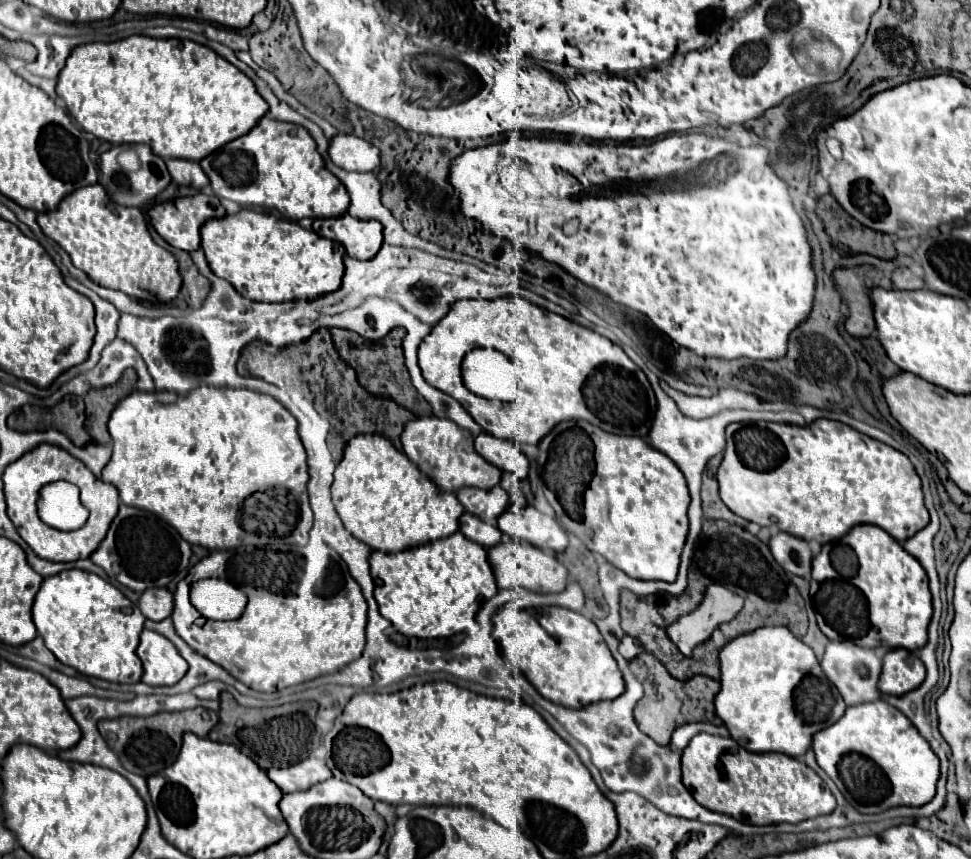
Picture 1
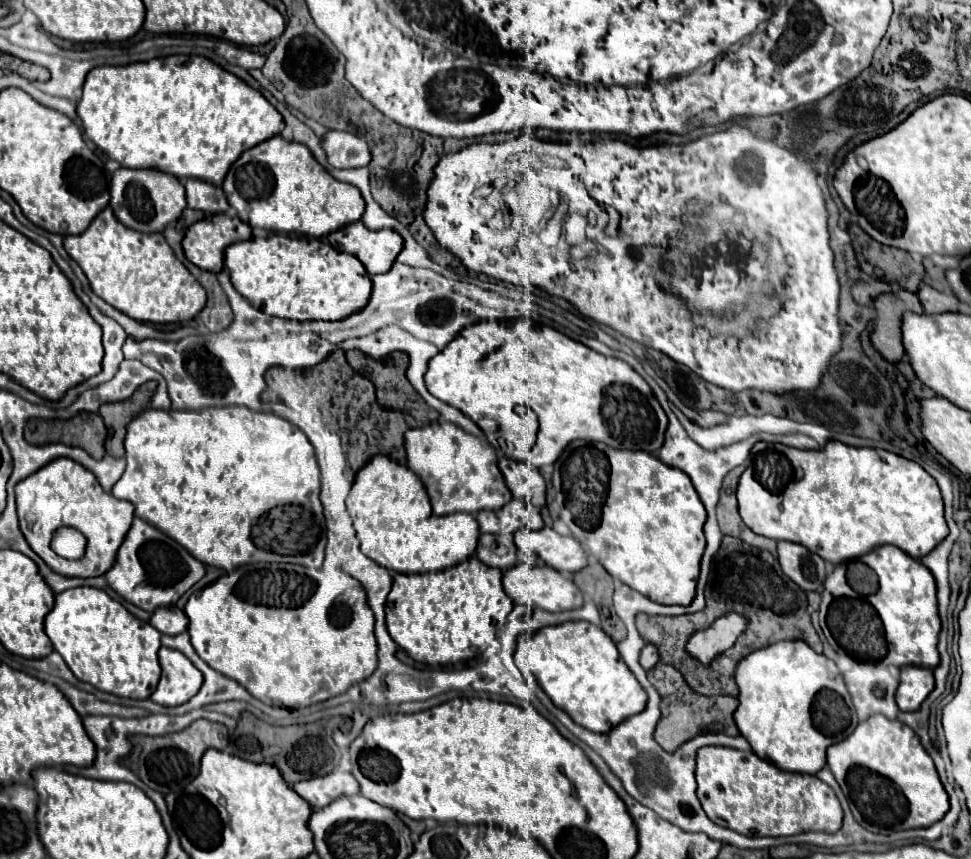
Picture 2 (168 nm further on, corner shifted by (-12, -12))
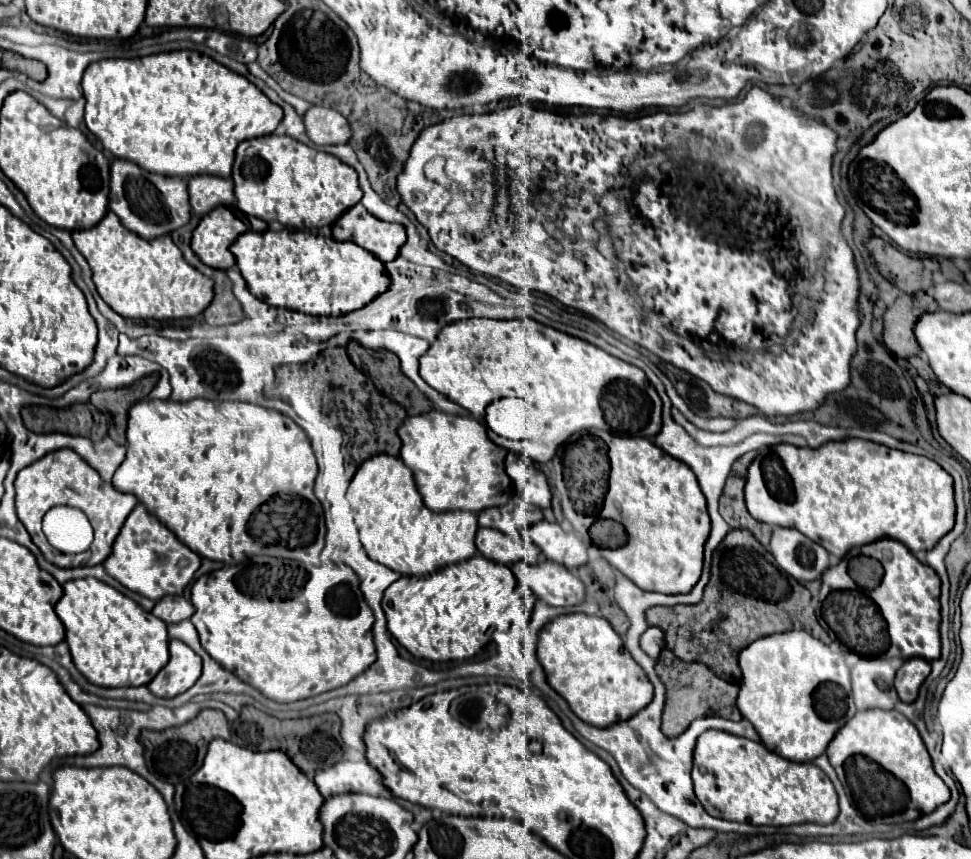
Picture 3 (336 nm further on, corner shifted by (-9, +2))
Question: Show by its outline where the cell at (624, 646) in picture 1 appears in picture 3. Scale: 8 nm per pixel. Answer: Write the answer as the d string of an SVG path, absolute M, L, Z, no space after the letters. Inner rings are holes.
M650 626L650 628L642 634L642 638L640 638L640 646L642 646L642 650L644 650L648 656L652 656L652 658L656 660L658 654L660 654L660 650L664 648L664 634L662 634L662 630Z

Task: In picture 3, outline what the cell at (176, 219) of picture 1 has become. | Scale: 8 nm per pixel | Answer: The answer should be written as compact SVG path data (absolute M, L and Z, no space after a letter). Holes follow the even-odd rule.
M220 206L212 210L208 216L204 216L194 230L192 236L192 250L196 256L210 268L216 270L228 270L236 264L234 254L230 252L232 242L250 230L260 232L266 230L266 224L256 218L246 218L248 222L240 220L236 210Z

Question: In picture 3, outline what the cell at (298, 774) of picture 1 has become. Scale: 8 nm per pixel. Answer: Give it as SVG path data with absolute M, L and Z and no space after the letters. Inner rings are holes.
M343 741L342 762L330 766L328 770L316 774L314 782L324 798L330 798L334 794L344 794L348 788L352 792L372 794L372 796L386 796L390 798L390 790L386 790L380 782L380 772L366 760L348 760L346 758L346 744Z

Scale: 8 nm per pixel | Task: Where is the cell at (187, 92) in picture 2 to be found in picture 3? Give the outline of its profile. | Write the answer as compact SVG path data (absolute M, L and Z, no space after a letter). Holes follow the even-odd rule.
M176 50L132 60L100 60L86 68L82 88L86 96L84 122L108 152L148 172L180 178L200 174L230 178L238 144L272 134L282 120L280 106L270 102L250 80L196 50Z

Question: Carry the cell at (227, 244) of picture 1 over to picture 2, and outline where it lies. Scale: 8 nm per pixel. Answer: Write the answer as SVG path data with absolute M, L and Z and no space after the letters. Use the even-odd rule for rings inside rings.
M269 234L267 238L235 242L225 250L225 268L237 292L245 296L253 308L287 320L343 320L361 310L371 294L371 278L365 266L355 256L337 252L329 244L315 238L305 240L287 234Z

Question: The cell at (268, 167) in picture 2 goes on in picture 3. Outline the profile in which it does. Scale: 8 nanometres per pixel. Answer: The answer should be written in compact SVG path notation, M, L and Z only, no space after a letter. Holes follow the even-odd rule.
M260 136L246 140L236 150L232 168L236 204L242 212L264 222L280 222L286 228L332 226L340 214L360 202L362 190L352 166L328 152L314 150L288 136Z

